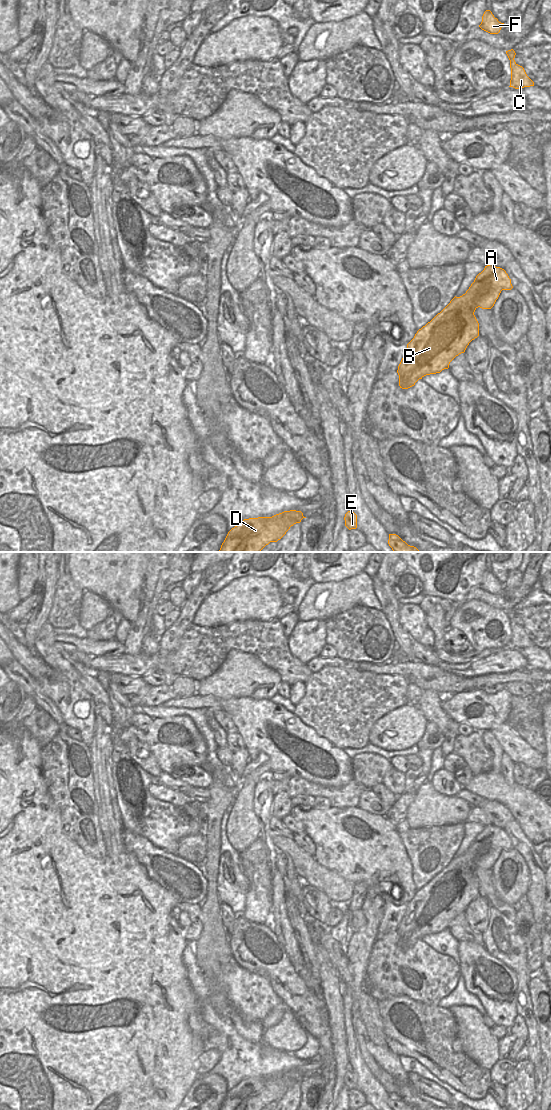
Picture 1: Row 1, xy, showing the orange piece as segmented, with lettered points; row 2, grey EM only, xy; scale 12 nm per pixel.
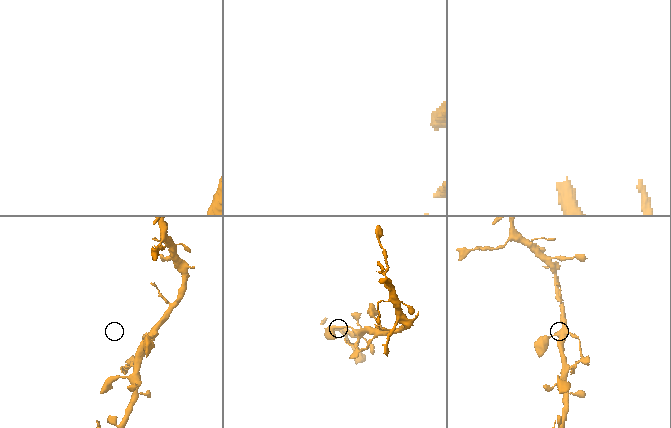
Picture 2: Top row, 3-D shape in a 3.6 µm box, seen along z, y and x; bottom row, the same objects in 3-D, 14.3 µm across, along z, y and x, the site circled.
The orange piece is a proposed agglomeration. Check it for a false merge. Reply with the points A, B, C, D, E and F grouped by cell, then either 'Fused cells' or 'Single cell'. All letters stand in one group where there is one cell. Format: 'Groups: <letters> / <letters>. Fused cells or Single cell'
Groups: A B C D E F. Single cell

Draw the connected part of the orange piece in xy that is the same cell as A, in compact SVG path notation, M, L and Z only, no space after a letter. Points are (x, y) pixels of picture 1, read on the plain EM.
M493 824L487 825L485 826L484 830L479 833L474 842L471 844L471 846L469 847L469 849L466 851L465 854L463 854L460 857L454 857L450 863L440 872L438 873L430 882L428 882L425 886L423 886L421 889L419 889L417 891L417 893L415 894L414 898L407 904L407 910L398 926L398 930L397 933L399 935L399 946L402 949L408 949L412 946L415 945L415 943L419 940L422 939L424 936L426 935L430 935L430 934L436 934L436 933L440 933L442 930L444 929L448 929L449 928L449 924L450 922L459 914L464 913L467 906L469 905L469 903L474 900L475 898L477 898L479 896L479 883L474 875L475 870L480 867L482 869L491 869L496 860L498 859L500 853L502 850L511 850L513 848L512 844L511 844L511 839L509 838L508 834L506 833L506 831L500 827L496 827Z

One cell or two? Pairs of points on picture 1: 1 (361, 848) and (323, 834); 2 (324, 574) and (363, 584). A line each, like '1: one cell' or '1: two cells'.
1: one cell
2: two cells

